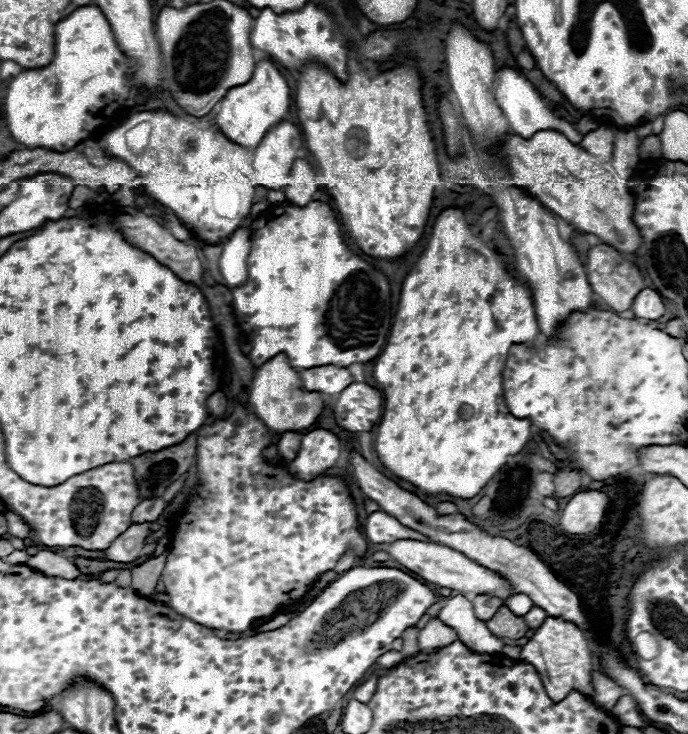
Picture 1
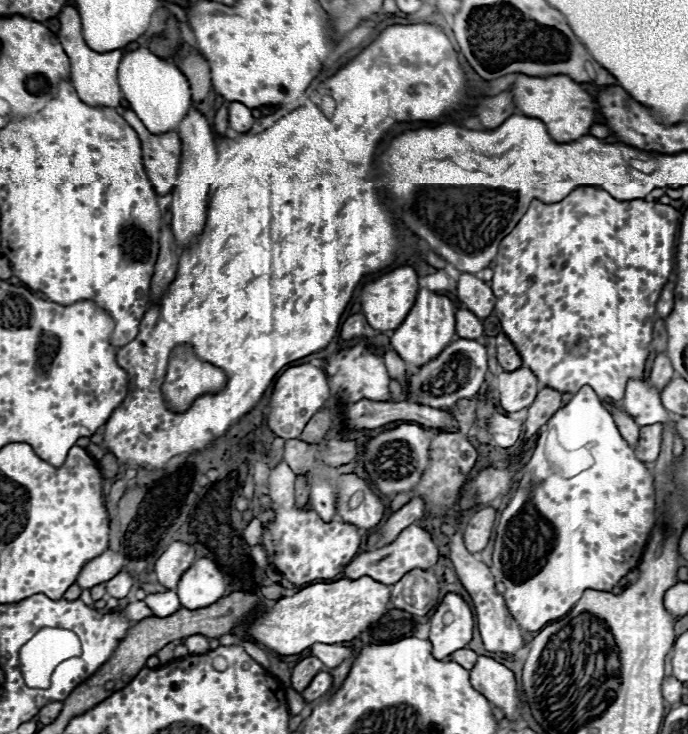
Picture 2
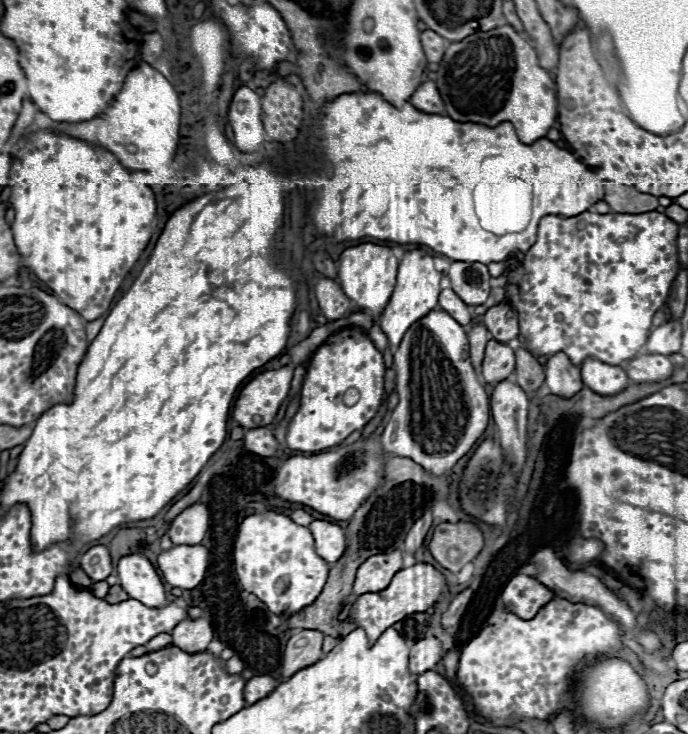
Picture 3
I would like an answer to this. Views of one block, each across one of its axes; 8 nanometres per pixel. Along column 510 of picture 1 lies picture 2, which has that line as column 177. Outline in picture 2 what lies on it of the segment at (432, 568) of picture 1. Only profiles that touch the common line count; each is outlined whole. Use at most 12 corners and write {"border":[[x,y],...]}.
{"border":[[208,558],[182,574],[176,594],[198,610],[224,596],[224,576]]}

